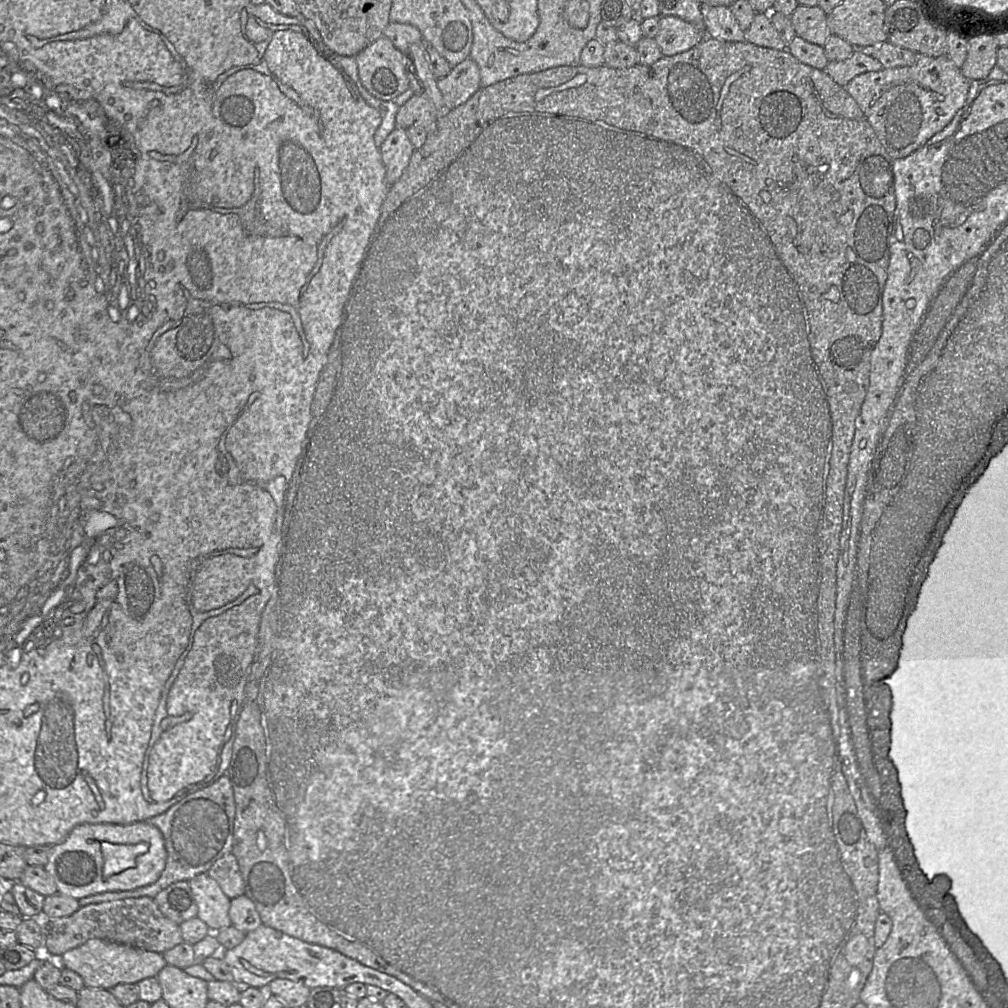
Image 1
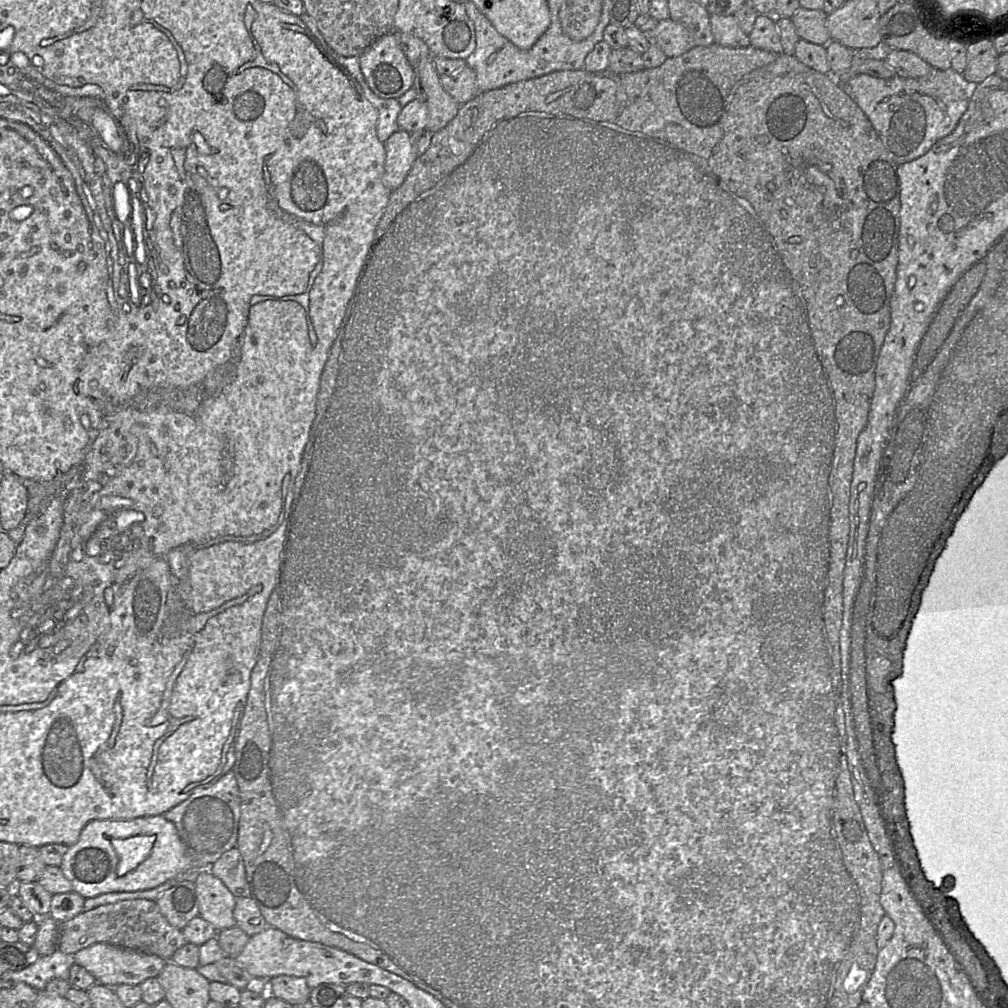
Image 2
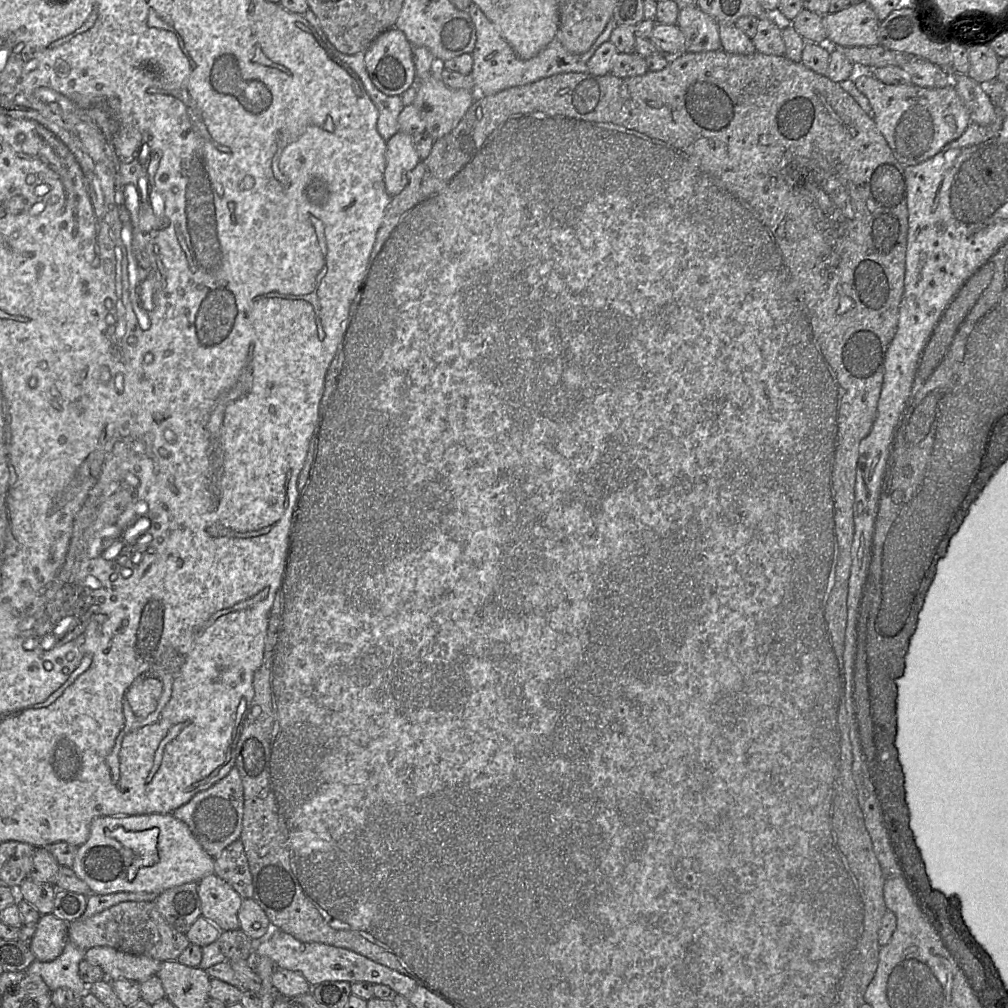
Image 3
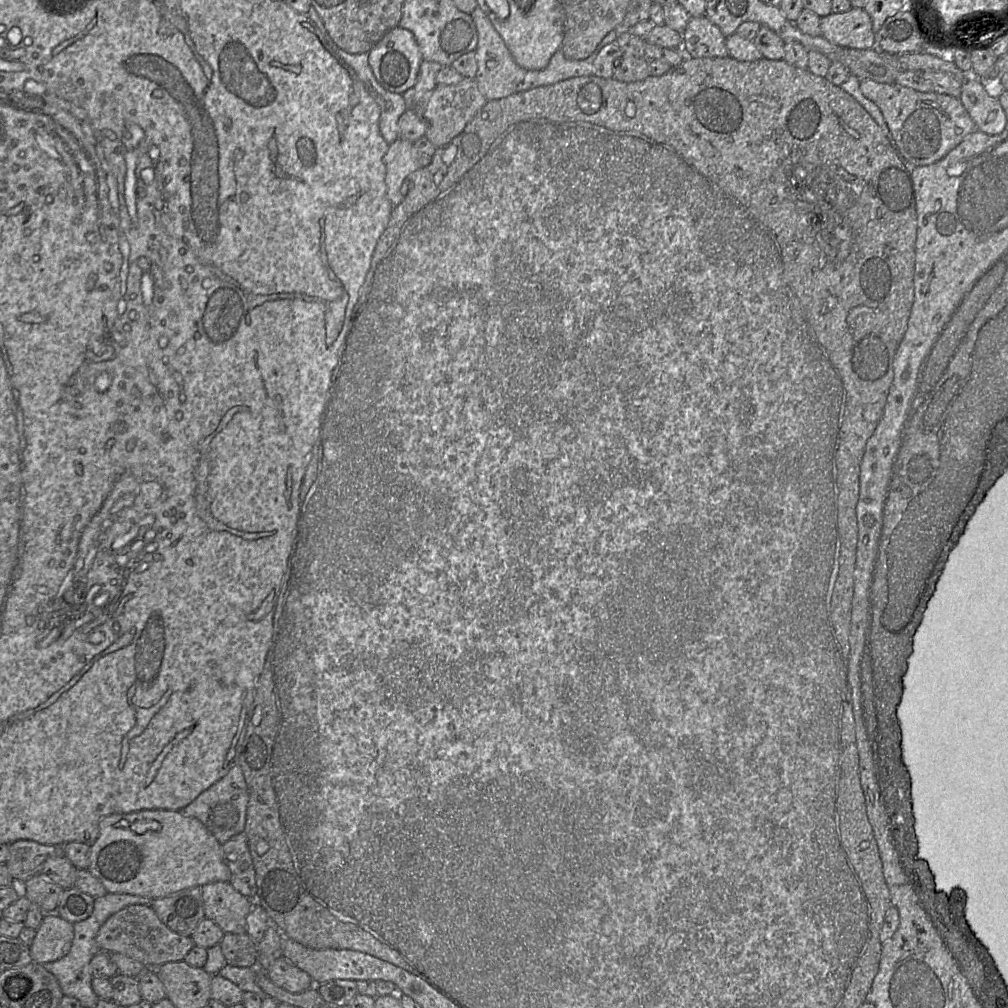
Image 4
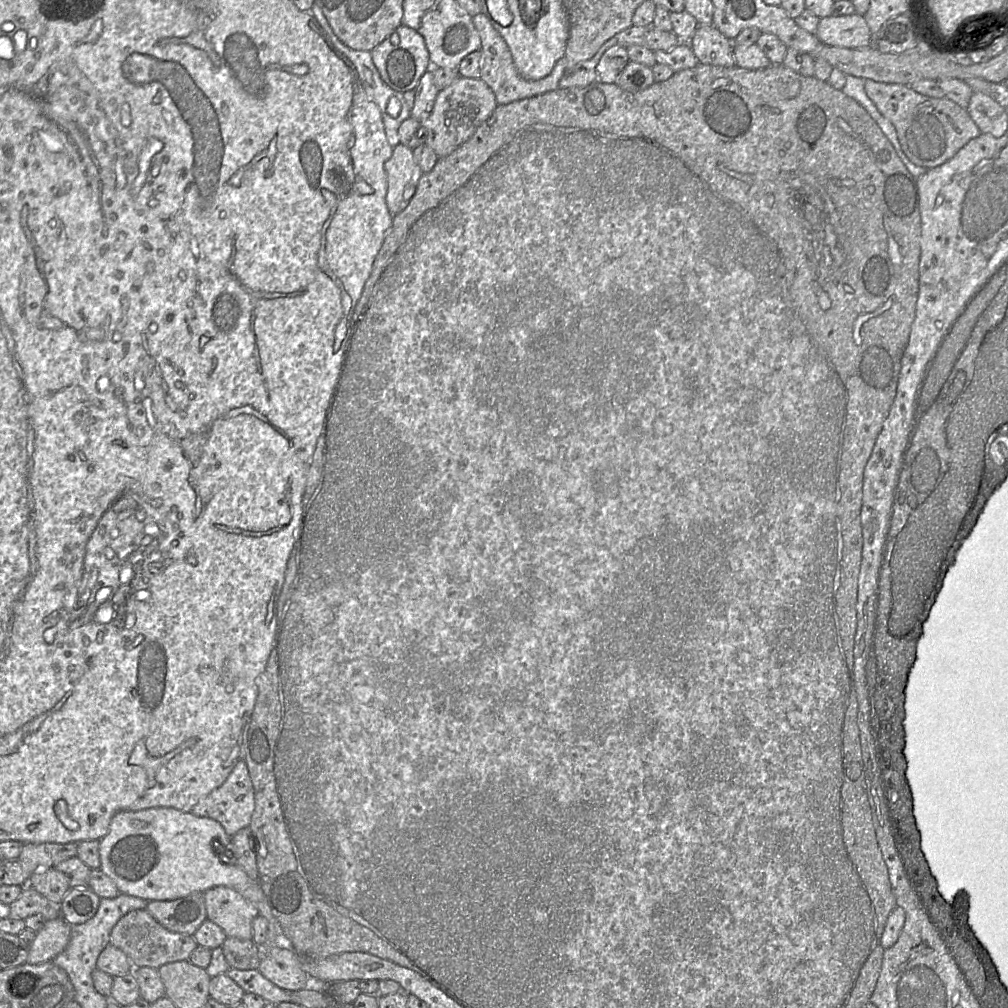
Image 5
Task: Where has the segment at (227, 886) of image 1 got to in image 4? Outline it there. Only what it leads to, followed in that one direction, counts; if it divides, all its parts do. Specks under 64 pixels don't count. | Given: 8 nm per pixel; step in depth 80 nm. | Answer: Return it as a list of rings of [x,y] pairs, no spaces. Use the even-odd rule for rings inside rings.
[[[244,831],[222,844],[222,855],[231,872],[229,881],[231,885],[239,893],[254,901],[255,870]]]

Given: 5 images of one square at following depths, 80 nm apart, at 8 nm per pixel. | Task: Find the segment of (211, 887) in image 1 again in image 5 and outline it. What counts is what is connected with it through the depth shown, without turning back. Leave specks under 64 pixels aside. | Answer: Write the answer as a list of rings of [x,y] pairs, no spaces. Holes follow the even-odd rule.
[[[215,886],[203,892],[207,919],[218,925],[227,937],[252,939],[252,921],[259,915],[257,908],[240,893],[226,886]]]

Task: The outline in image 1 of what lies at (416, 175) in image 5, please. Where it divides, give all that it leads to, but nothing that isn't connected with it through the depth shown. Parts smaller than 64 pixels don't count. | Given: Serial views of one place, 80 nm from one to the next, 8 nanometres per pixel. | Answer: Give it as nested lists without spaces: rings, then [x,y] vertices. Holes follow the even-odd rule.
[[[395,127],[379,147],[382,163],[385,166],[386,181],[389,185],[396,182],[407,167],[414,147],[406,129]]]

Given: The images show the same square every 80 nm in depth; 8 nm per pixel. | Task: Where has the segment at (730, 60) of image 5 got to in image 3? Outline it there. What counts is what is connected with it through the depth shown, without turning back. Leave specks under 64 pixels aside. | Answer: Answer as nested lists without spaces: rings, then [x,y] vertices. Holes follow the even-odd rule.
[[[681,6],[677,25],[685,37],[686,52],[698,53],[722,48],[718,23],[698,6]]]

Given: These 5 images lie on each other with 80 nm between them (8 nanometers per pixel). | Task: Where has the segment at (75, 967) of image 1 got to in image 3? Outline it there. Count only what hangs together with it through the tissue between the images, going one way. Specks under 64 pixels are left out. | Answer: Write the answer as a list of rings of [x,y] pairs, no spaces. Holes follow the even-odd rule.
[[[96,946],[85,952],[85,960],[98,965],[105,973],[106,979],[129,979],[138,982],[157,975],[163,961],[129,954],[108,946]]]

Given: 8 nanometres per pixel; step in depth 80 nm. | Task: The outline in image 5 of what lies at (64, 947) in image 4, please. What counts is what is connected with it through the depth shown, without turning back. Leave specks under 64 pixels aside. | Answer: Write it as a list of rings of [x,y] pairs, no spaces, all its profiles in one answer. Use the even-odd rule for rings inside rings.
[[[63,917],[45,921],[28,948],[26,963],[39,964],[53,961],[68,945],[71,927],[72,925]]]

